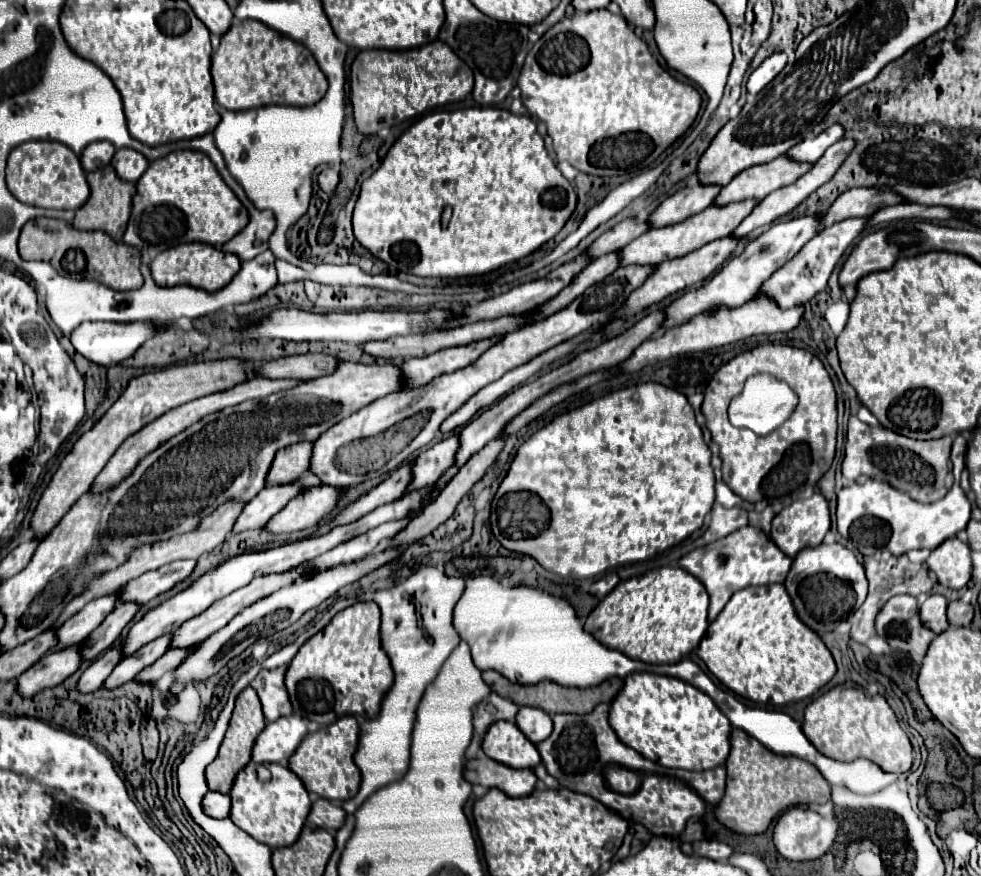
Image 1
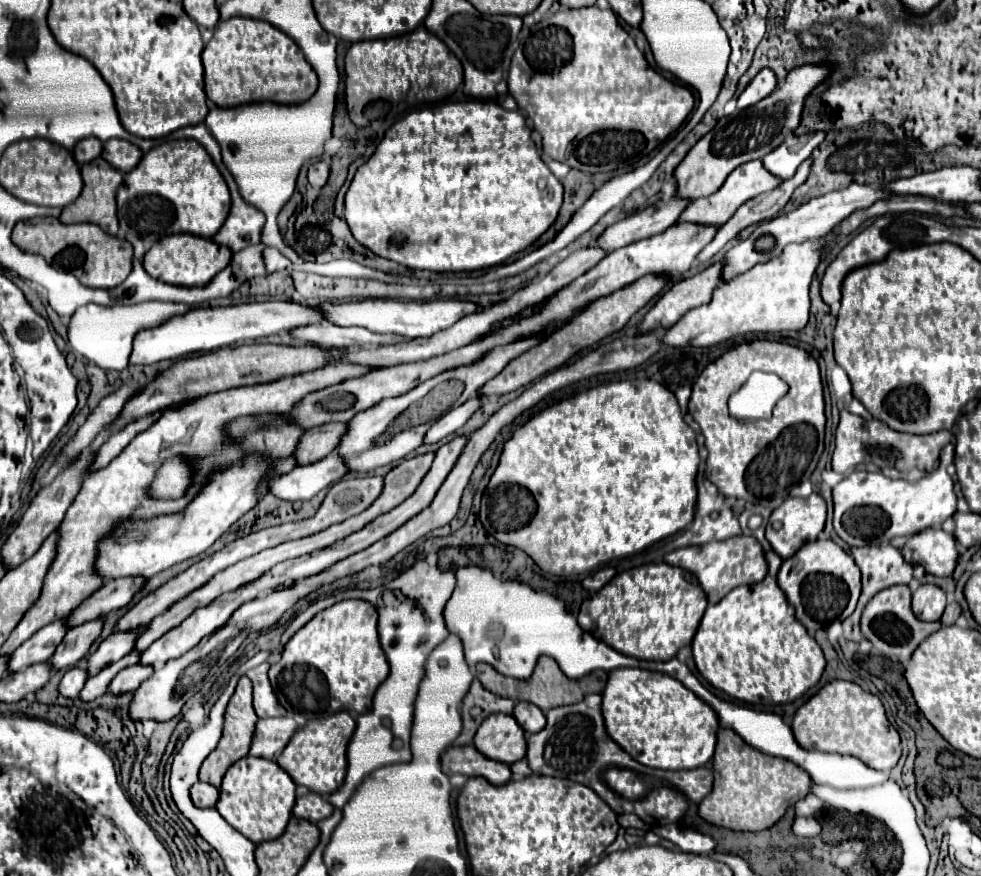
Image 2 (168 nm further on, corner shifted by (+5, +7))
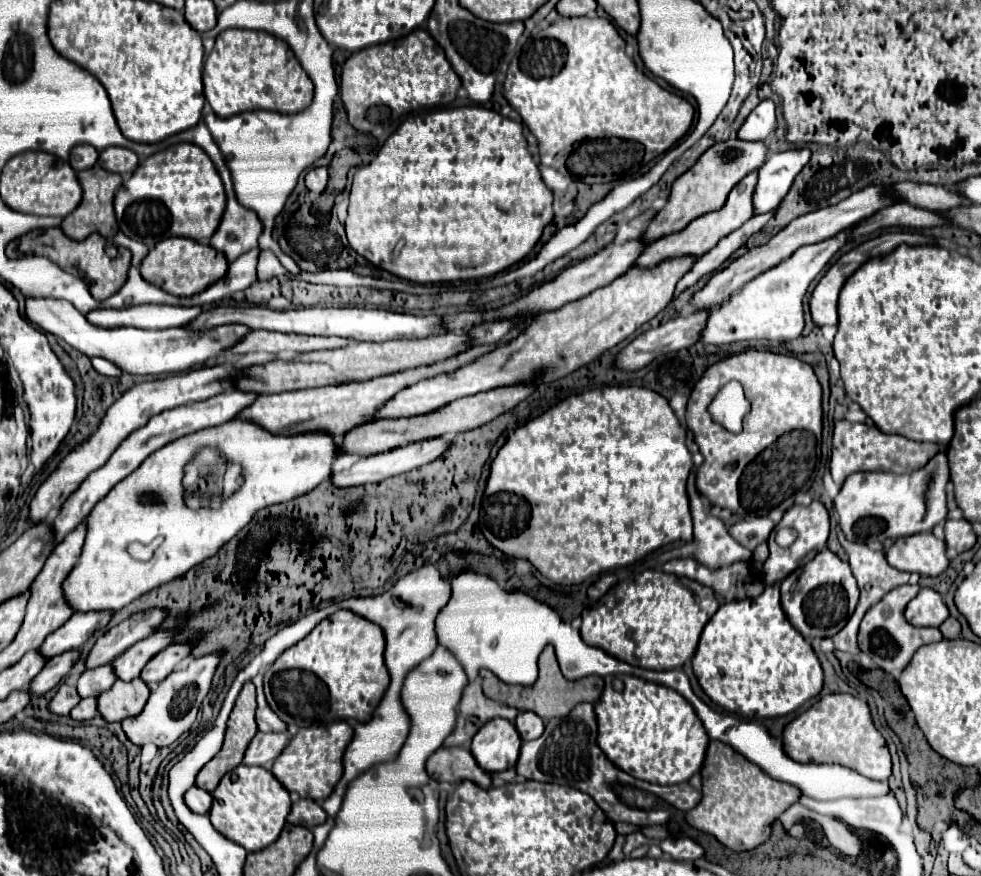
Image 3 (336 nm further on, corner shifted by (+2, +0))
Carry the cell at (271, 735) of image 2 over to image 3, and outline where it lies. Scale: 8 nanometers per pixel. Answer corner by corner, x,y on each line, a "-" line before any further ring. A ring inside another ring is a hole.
257,732
251,740
243,764
255,764
271,770
275,758
285,750
291,736
287,732

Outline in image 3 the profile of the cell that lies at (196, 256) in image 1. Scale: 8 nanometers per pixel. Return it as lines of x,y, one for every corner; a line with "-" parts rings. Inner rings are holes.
165,238
143,258
141,276
173,296
193,296
209,288
215,280
221,280
227,266
227,258
209,244
201,244
191,238

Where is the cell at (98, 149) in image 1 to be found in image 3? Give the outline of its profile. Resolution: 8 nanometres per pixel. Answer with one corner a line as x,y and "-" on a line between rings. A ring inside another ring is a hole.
79,144
79,146
75,146
71,150
71,156
69,156
69,164
77,172
85,170
85,168
91,168
97,160
99,160
99,152
91,144

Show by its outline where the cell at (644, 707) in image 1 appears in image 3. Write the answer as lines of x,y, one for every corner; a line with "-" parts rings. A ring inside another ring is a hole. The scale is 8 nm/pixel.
621,674
623,690
613,688
613,678
605,680
601,700
595,704
599,722
597,744
605,756
635,778
653,784
681,784
703,768
709,736
691,704
673,688
645,682
635,676

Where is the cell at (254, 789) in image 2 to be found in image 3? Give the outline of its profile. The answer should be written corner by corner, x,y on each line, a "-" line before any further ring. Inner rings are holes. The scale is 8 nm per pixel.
241,764
235,770
227,772
213,792
213,808
209,812
209,818
223,836
237,842
247,852
257,852
279,838
279,832
287,822
289,810
289,792
281,782
277,782
273,772
265,770
263,766

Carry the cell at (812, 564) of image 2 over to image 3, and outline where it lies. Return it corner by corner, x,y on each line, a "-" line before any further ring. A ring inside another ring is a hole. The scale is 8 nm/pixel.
823,548
811,562
803,568
791,572
781,582
781,606
789,618
789,622
807,638
825,638
835,636
847,620
853,616
859,602
859,588
855,576
847,562
843,562
829,548

